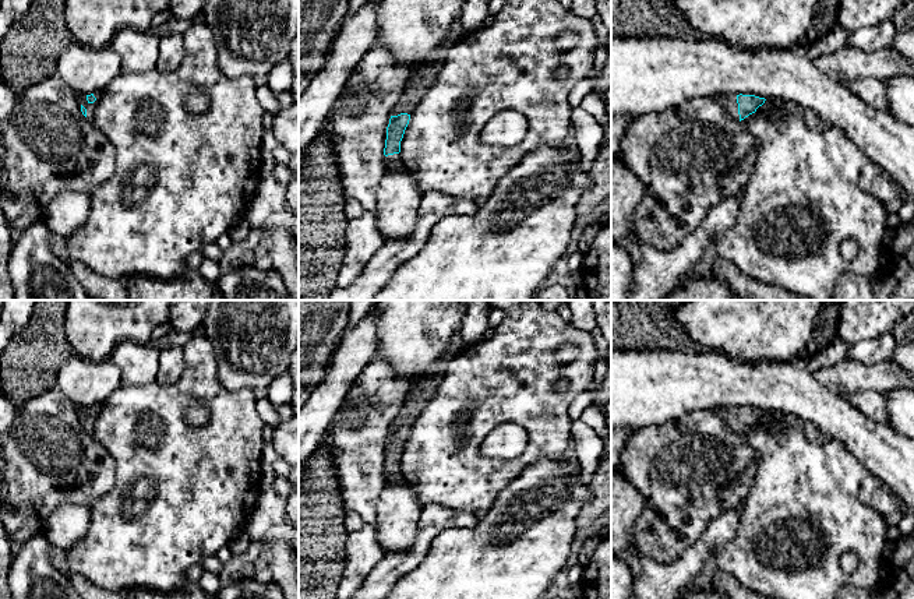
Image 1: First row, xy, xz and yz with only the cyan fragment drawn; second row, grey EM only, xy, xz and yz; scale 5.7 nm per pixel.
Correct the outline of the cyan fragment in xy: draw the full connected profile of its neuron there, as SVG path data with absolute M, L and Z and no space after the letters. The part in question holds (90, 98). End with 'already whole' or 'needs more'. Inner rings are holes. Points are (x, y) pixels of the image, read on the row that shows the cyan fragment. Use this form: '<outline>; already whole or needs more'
M102 91L80 96L81 112L88 120L93 119L100 95Z; needs more

